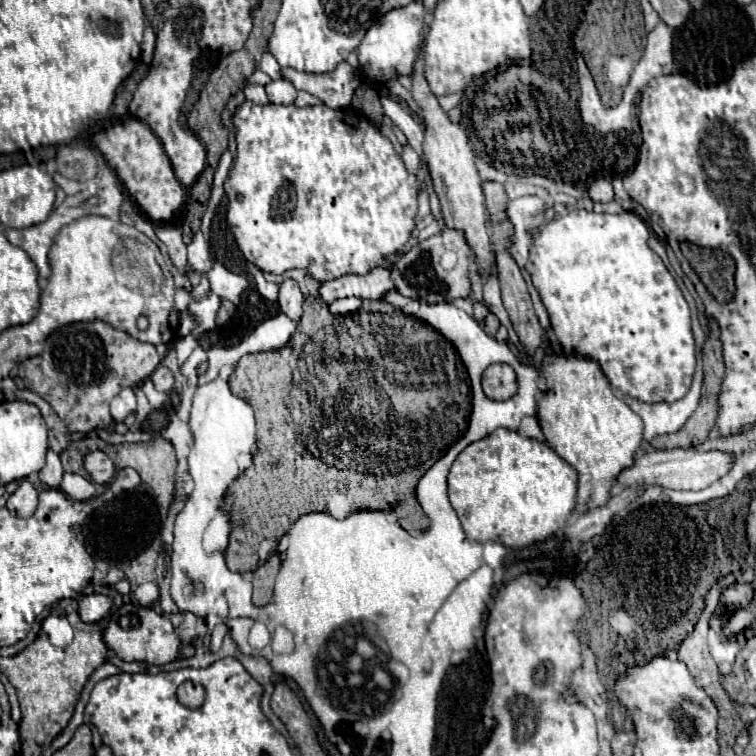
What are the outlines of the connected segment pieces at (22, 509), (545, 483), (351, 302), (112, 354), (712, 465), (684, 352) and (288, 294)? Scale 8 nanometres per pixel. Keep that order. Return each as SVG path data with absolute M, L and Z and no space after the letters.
M21 480L19 488L7 498L7 510L19 518L29 518L37 508L37 490L29 480Z
M497 428L483 440L469 444L449 470L449 500L469 540L495 540L509 548L523 548L541 542L565 526L577 500L577 472L545 442L523 438L513 430Z
M341 298L341 300L335 300L329 310L333 314L349 314L349 312L355 312L361 308L361 300L359 298Z
M101 320L75 322L59 328L47 338L45 352L49 352L51 364L57 366L57 376L61 382L55 382L53 378L43 374L39 358L29 358L21 362L19 378L25 380L25 386L29 390L37 392L43 400L51 404L51 408L57 412L69 432L91 432L95 428L107 428L113 422L109 414L109 402L123 388L147 380L161 362L153 344L139 342L127 332L117 330Z
M673 448L673 450L651 450L643 456L637 456L631 468L621 470L617 476L617 482L629 488L637 486L663 486L663 488L673 488L673 490L703 490L715 480L723 478L735 464L735 454L731 452L721 452L721 450L683 450L683 448Z
M573 210L573 212L569 212L565 216L559 216L559 218L547 222L543 226L539 236L535 238L535 248L529 254L527 268L529 268L529 274L533 278L535 288L541 294L541 300L543 300L545 308L549 312L551 326L553 326L553 332L557 336L557 340L559 340L559 346L565 352L575 350L581 356L597 360L601 364L605 376L609 378L611 386L617 388L619 392L639 400L639 402L649 402L649 404L655 404L655 402L677 402L677 400L681 400L689 392L691 380L693 380L693 372L695 372L695 364L697 364L697 360L695 360L695 340L693 340L693 332L691 332L691 312L689 312L687 300L683 298L675 278L665 268L663 260L649 248L647 238L649 238L649 228L633 212L597 214L597 212L587 212L587 210Z
M281 282L279 284L279 308L291 318L299 320L301 318L301 306L303 306L303 294L297 286L297 282Z

